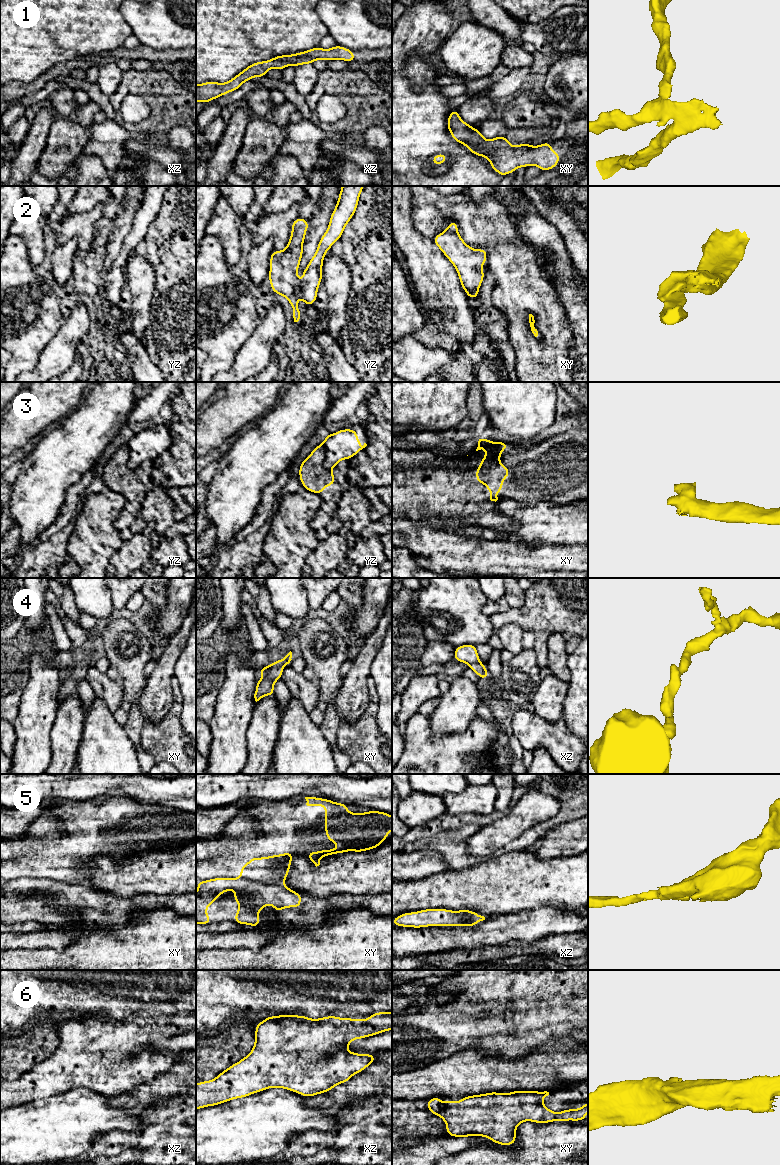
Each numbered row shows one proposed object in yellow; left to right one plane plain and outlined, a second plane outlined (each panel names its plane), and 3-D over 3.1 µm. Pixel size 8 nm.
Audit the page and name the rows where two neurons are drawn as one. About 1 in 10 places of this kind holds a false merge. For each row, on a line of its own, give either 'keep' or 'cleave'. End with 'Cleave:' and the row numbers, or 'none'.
1: keep
2: keep
3: cleave
4: keep
5: cleave
6: keep
Cleave: 3, 5

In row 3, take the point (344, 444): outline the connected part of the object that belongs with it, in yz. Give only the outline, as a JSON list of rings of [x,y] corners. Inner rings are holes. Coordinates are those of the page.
[[[350,428],[338,430],[334,434],[326,434],[323,442],[325,448],[325,468],[331,470],[339,461],[349,460],[367,446],[360,445],[358,432]]]

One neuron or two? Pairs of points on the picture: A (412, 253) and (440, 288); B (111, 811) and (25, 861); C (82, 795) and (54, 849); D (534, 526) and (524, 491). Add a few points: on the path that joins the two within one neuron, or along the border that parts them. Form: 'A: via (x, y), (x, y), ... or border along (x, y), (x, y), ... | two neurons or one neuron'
A: via (421, 262), (433, 274), (435, 279) | one neuron
B: via (90, 825), (66, 849), (53, 849), (46, 855) | one neuron
C: border along (102, 795), (84, 801), (60, 799) | two neurons
D: border along (504, 498), (527, 503), (537, 501), (550, 502) | two neurons

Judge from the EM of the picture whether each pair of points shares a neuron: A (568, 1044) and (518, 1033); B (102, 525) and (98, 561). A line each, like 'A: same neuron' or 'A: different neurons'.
A: different neurons
B: same neuron

